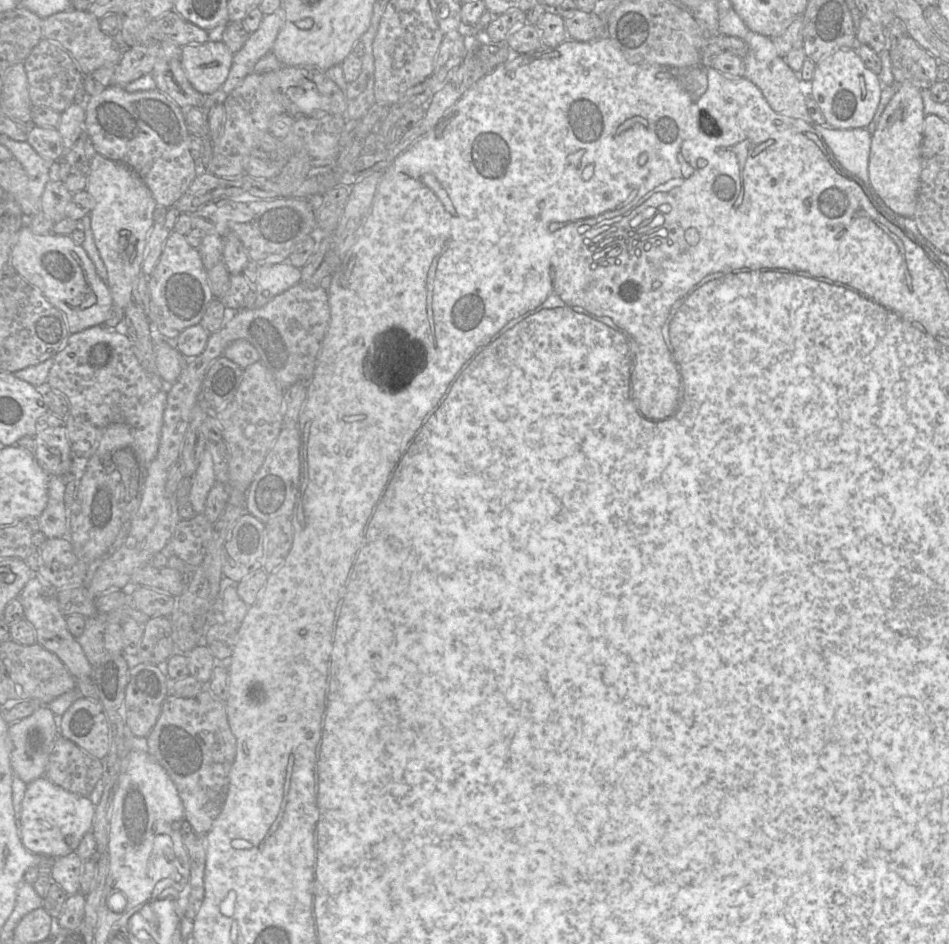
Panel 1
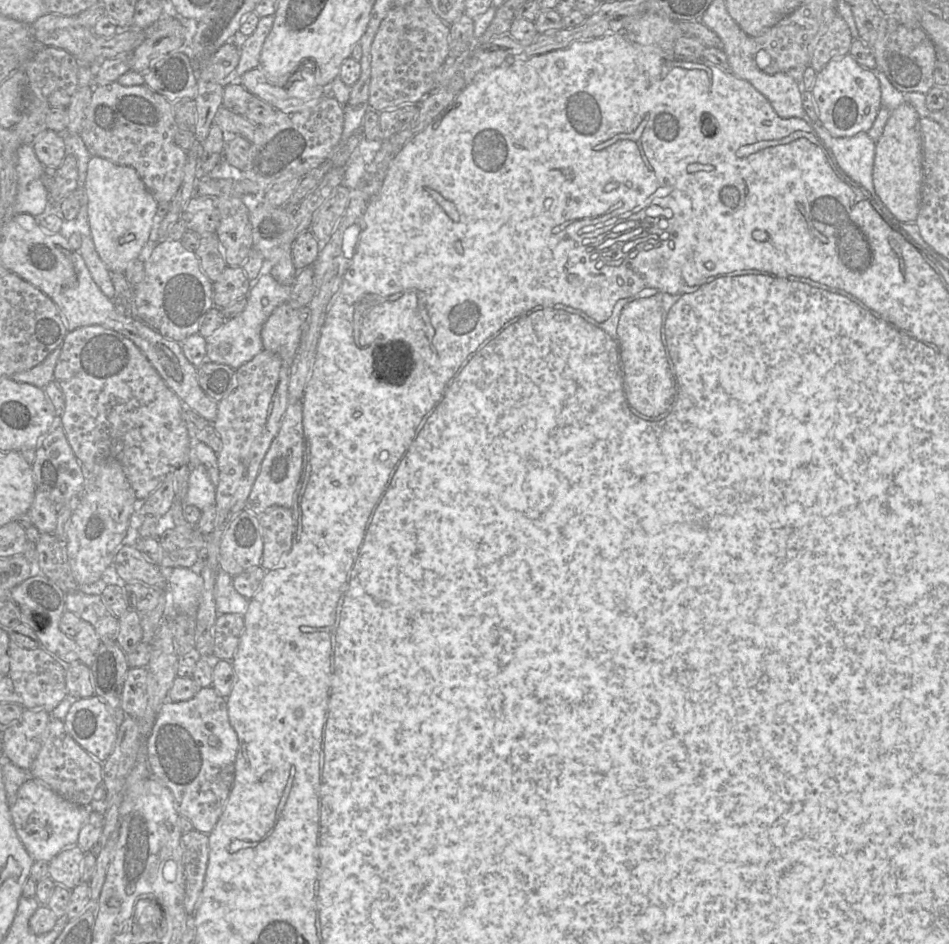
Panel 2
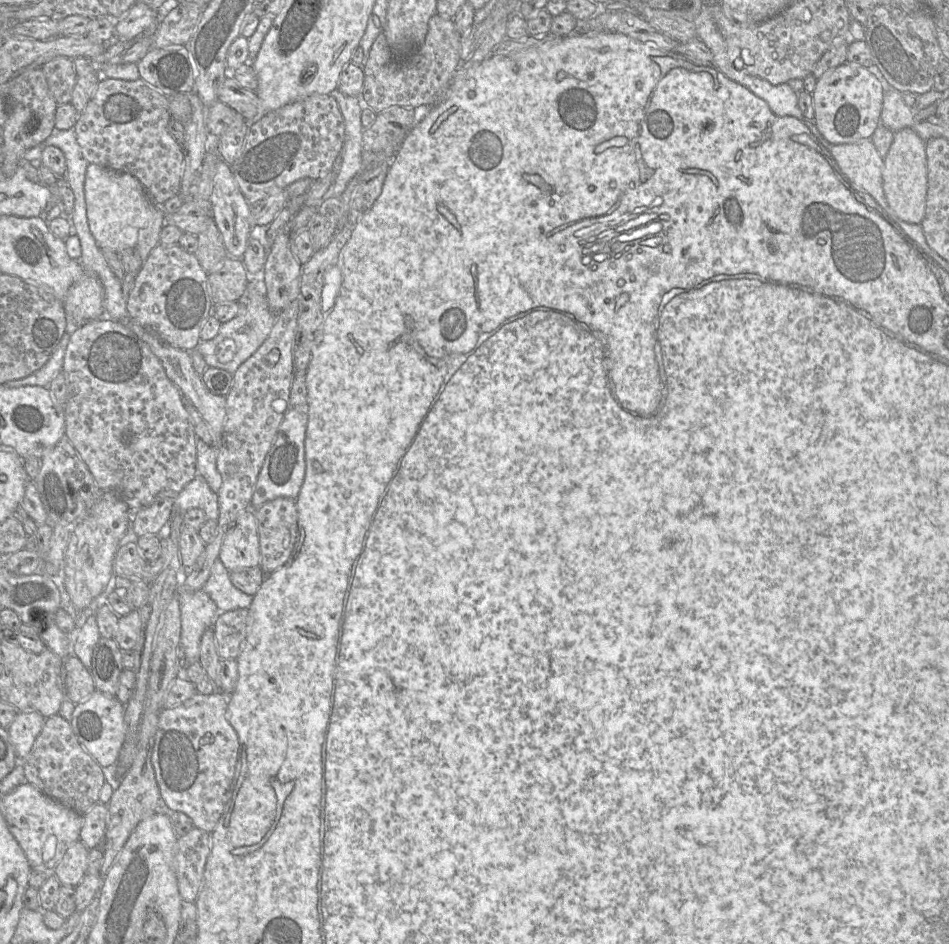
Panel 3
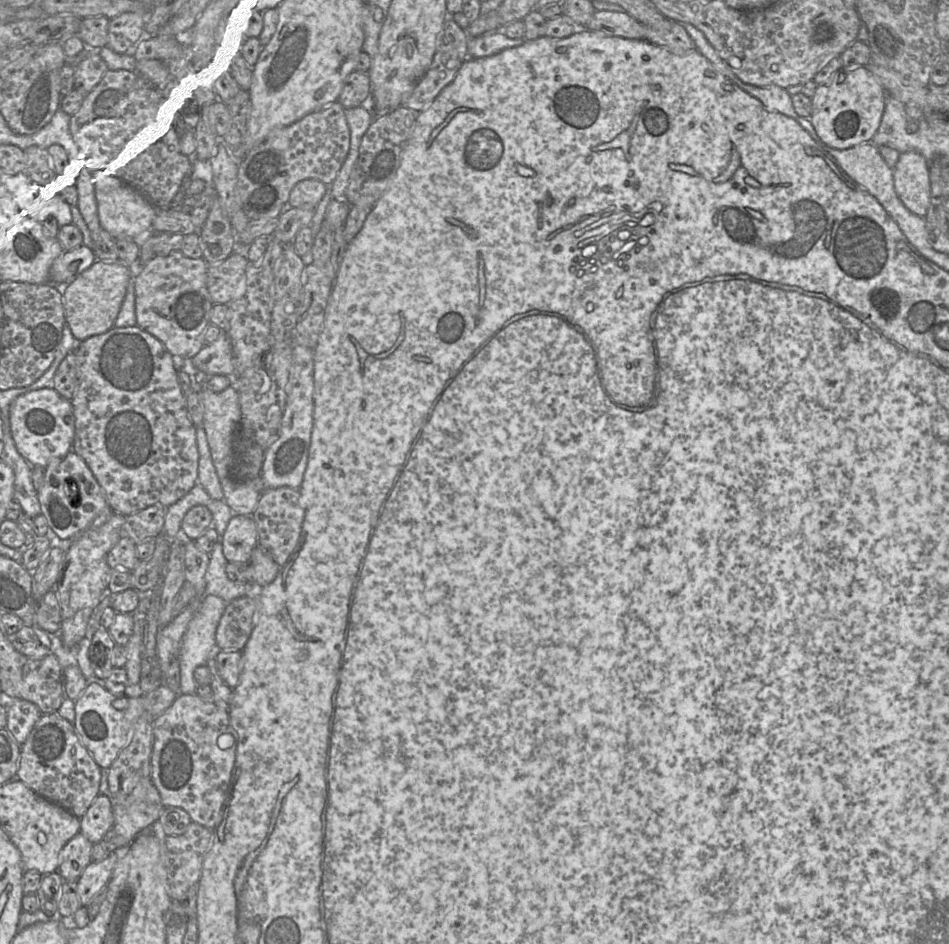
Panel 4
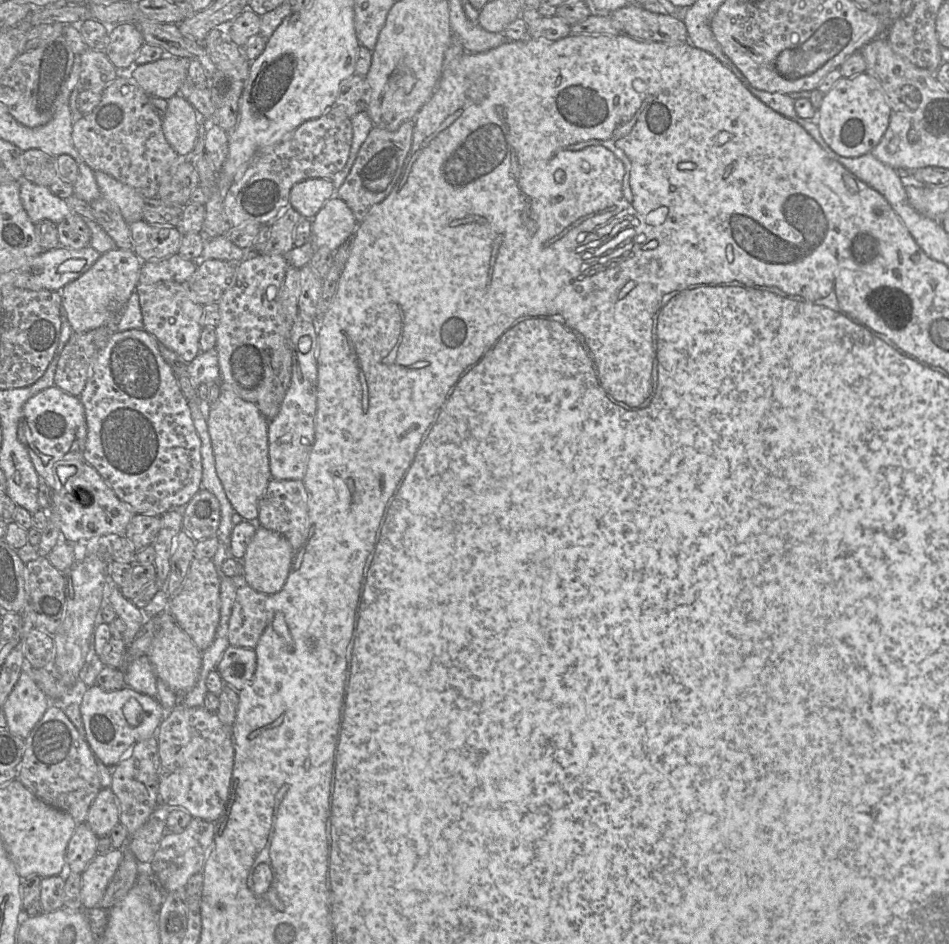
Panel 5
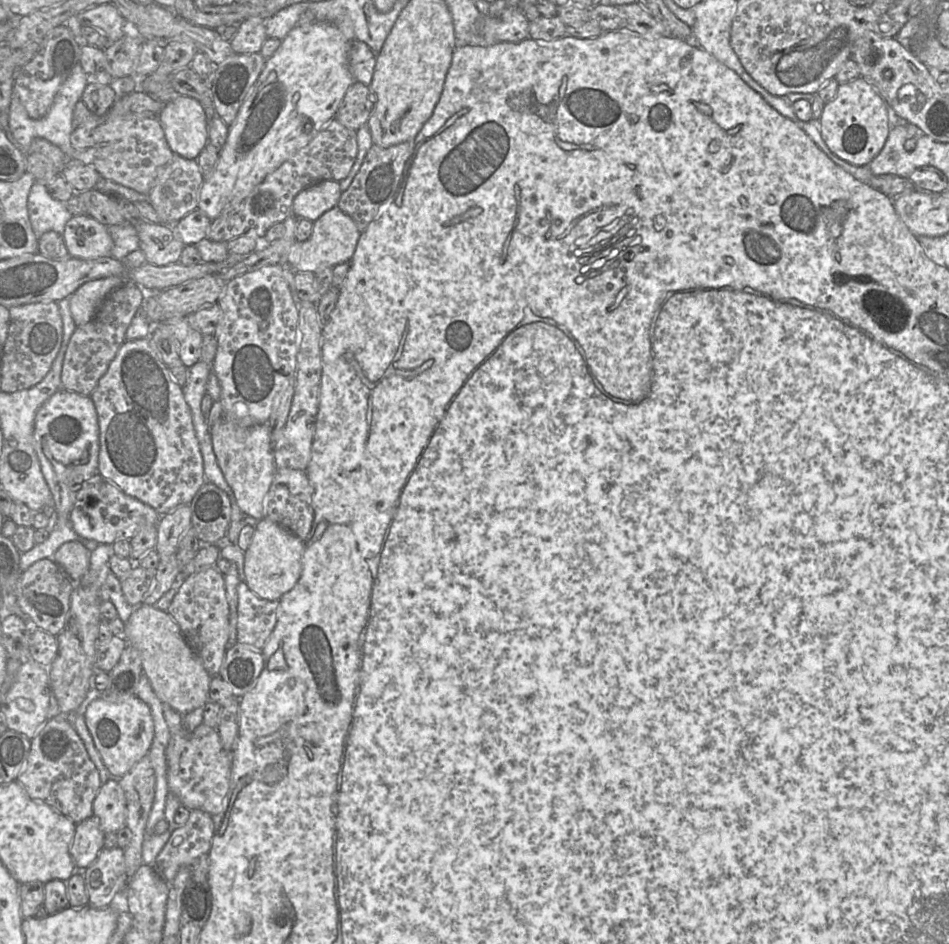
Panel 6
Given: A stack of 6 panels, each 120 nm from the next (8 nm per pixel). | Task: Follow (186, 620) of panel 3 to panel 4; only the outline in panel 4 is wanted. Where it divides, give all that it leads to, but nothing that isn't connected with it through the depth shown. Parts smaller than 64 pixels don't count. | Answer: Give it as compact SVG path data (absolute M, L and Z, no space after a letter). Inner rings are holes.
M206 595L201 600L200 606L190 620L187 630L183 636L180 651L180 692L181 694L195 694L197 687L194 671L198 666L206 665L209 658L217 656L221 651L216 645L216 630L220 619L229 602L215 595Z

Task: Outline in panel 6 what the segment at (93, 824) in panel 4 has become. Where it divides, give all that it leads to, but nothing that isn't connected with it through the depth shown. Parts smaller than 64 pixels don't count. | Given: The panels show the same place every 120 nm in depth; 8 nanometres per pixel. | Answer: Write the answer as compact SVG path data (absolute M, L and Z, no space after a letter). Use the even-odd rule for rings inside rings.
M112 778L102 784L93 802L93 815L99 819L100 827L104 833L116 833L126 827L126 799L118 780Z

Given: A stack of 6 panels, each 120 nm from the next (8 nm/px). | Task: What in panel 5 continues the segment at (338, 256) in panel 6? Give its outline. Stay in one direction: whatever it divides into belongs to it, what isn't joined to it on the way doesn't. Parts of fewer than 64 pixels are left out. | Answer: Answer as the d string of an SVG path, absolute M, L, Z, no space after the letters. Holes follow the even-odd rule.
M333 196L325 202L311 219L311 224L314 252L322 247L334 252L356 235L359 225L351 209L338 196Z

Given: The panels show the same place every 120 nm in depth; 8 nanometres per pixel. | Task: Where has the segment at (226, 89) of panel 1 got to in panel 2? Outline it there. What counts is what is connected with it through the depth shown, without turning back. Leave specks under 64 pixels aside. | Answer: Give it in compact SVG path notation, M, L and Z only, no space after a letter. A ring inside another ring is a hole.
M274 15L259 18L255 31L247 37L242 37L240 41L239 62L233 72L231 81L240 79L248 70L260 66L262 46L273 26L274 19Z

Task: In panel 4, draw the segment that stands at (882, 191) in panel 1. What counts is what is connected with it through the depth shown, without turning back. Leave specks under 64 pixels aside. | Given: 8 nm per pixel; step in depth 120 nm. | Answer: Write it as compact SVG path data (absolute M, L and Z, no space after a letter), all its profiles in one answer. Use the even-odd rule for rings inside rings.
M916 151L900 153L893 177L896 193L906 208L925 218L931 196L928 160Z

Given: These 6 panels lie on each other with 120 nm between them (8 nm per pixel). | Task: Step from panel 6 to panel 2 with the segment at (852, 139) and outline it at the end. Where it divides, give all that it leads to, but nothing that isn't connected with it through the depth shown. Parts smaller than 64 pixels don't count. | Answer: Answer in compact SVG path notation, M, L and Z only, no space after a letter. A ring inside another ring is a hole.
M849 53L832 58L817 73L811 93L817 106L818 121L834 137L852 137L867 132L882 107L879 80L873 71L859 65Z

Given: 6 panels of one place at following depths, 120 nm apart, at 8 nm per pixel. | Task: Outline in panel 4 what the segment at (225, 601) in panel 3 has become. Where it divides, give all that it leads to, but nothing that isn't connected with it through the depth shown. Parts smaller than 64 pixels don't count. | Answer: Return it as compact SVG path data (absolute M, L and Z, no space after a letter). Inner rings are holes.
M219 541L210 554L210 561L206 571L205 595L215 595L226 602L244 596L256 596L254 583L236 583L226 574L228 560L223 555L223 546Z

